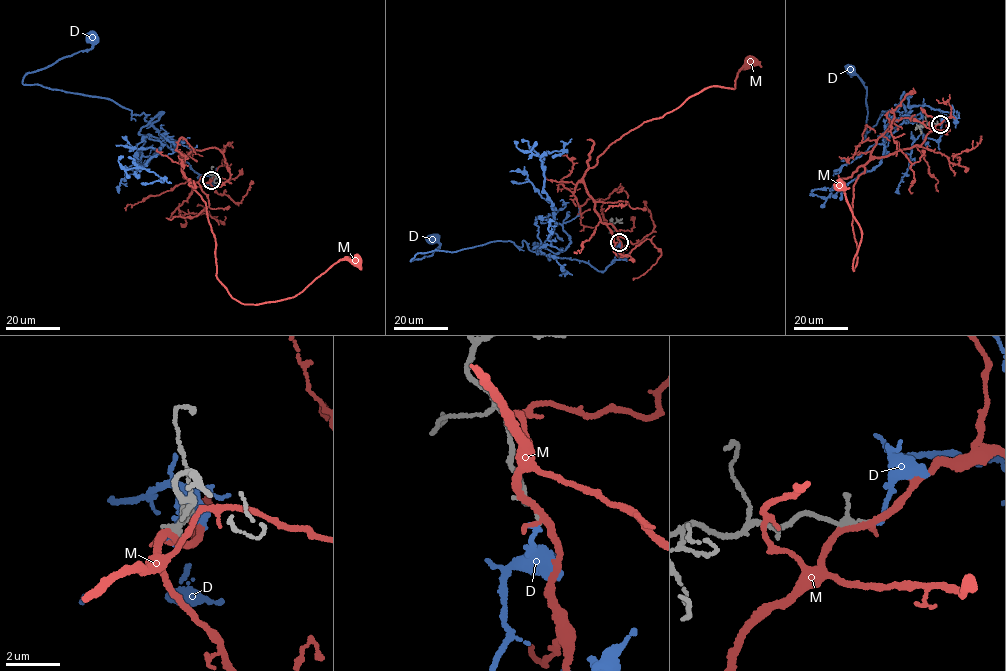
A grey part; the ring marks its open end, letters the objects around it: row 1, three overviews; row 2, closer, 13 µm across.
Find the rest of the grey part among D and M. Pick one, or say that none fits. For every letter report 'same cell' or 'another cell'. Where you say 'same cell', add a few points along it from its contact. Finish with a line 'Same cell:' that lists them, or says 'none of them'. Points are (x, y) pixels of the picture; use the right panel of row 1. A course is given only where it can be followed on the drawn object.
D: same cell; it runs (940, 124), (942, 117), (958, 114), (895, 104), (899, 107), (881, 112), (864, 140), (867, 93), (851, 70)
M: another cell
Same cell: D

